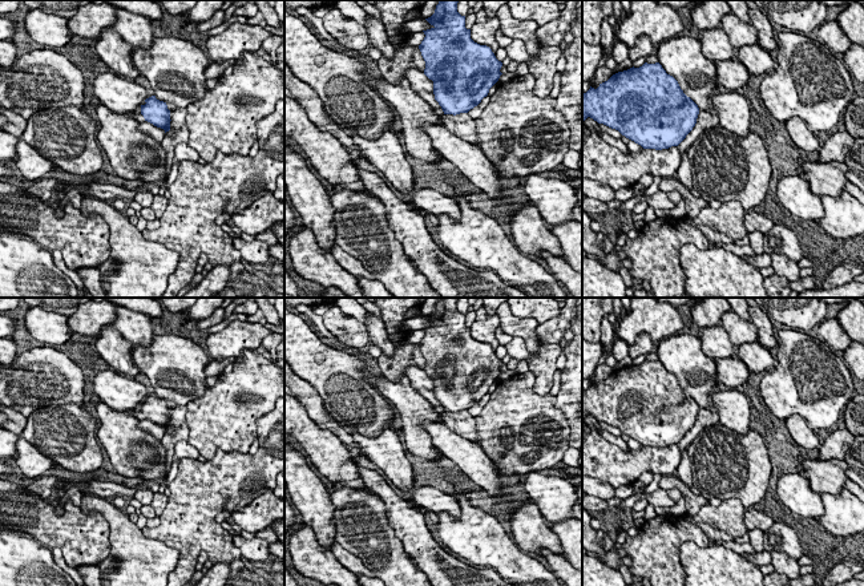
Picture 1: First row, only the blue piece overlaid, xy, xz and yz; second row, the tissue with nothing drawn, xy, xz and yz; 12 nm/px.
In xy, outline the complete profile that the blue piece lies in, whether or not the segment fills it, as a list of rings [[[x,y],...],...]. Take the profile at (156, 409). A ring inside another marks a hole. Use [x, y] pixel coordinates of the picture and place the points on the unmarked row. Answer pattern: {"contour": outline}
{"contour": [[[156,393],[146,396],[145,400],[145,403],[141,403],[141,412],[145,419],[163,427],[165,431],[169,429],[171,417],[166,400],[157,397]]]}

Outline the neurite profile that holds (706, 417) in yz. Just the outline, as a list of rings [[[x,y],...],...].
[[[699,408],[697,421],[693,425],[693,428],[686,433],[686,436],[678,442],[681,454],[686,449],[687,445],[693,442],[693,440],[699,435],[701,428],[706,428],[710,425],[715,425],[719,421],[719,415],[715,409],[706,409],[706,408]]]

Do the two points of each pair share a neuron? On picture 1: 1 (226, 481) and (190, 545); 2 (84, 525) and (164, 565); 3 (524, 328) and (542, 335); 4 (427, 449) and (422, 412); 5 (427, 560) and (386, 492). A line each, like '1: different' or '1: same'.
1: same
2: different
3: different
4: same
5: same

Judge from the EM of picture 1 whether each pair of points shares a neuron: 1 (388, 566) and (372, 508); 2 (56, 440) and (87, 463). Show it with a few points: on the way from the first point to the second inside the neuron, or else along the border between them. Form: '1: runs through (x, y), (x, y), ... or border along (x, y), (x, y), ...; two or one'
1: runs through (382, 552), (374, 541), (374, 522); one
2: runs through (64, 443), (79, 455); one

